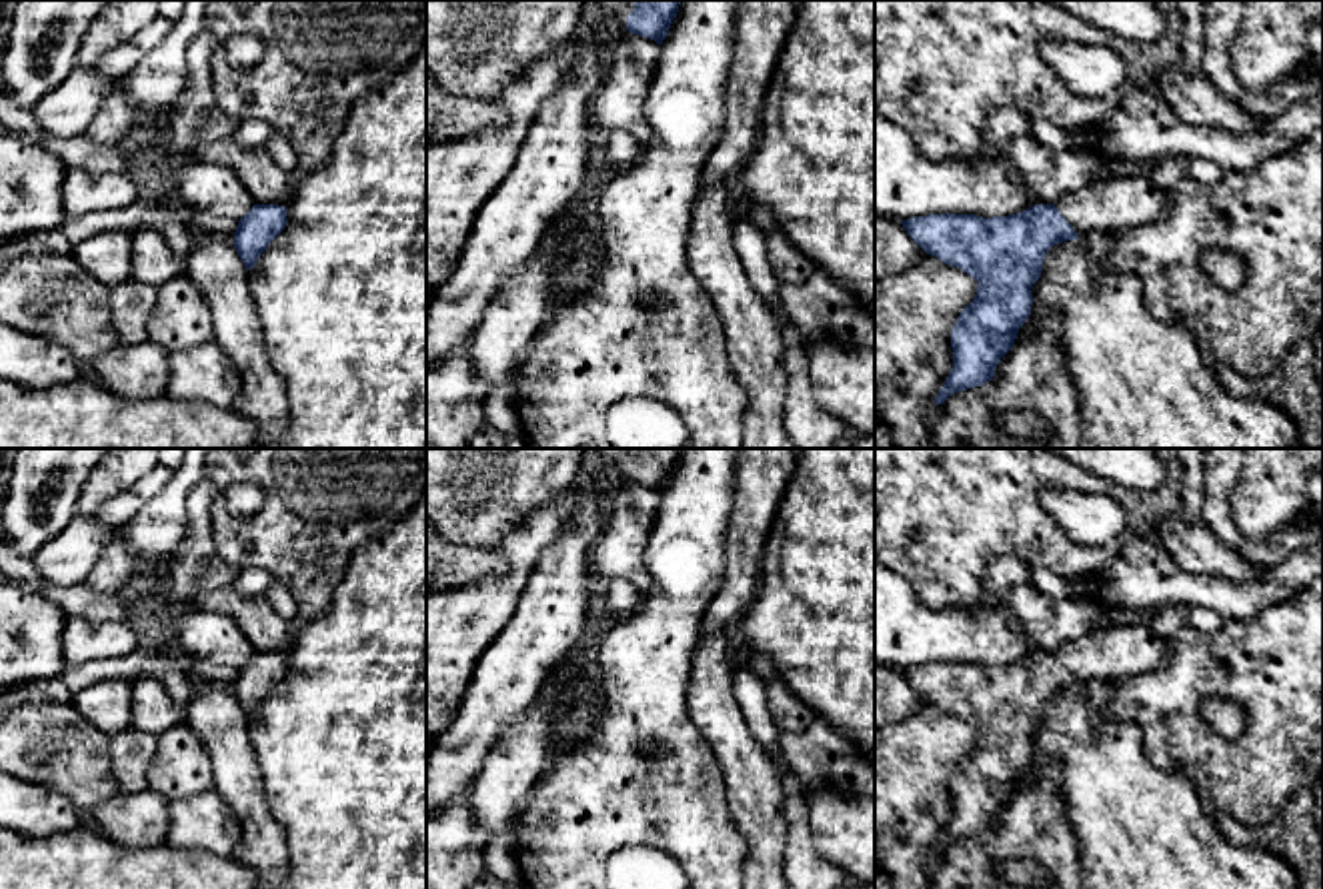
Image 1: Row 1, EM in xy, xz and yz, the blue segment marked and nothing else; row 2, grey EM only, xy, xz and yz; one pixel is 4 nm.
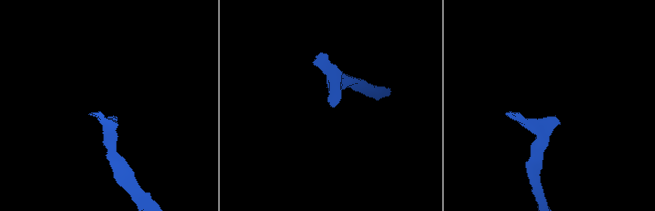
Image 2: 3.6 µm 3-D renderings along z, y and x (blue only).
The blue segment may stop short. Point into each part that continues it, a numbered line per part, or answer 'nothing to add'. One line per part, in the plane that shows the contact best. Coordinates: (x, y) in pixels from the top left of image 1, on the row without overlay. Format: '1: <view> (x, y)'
1: yz (1123, 649)

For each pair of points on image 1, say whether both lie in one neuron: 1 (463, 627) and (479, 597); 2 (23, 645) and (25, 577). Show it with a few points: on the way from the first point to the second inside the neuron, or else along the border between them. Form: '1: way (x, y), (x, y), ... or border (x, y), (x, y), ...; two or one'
1: way (467, 619), (479, 605); one
2: border (21, 583), (47, 595), (65, 613); two

